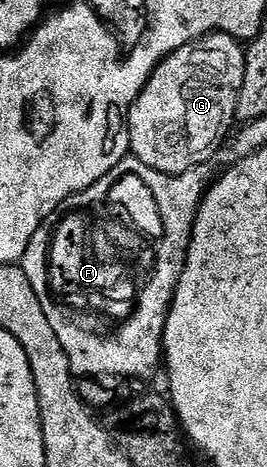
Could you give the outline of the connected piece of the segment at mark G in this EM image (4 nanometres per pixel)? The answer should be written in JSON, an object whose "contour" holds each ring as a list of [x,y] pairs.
{"contour":[[[213,32],[168,55],[154,69],[144,91],[130,109],[130,153],[161,173],[175,175],[215,160],[236,125],[236,99],[244,83],[246,51],[243,42],[227,33]]]}

